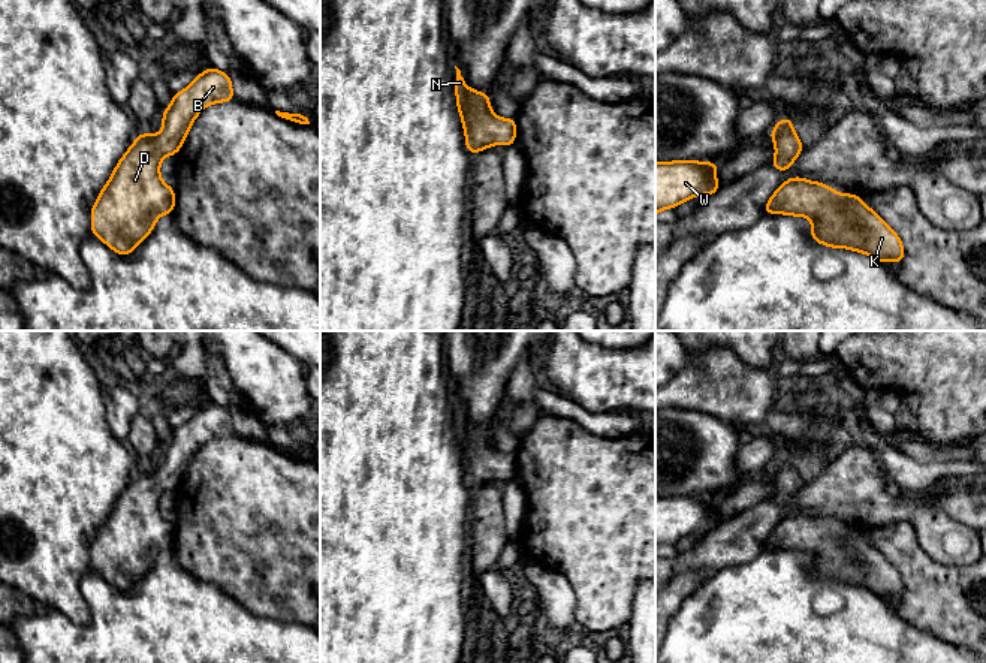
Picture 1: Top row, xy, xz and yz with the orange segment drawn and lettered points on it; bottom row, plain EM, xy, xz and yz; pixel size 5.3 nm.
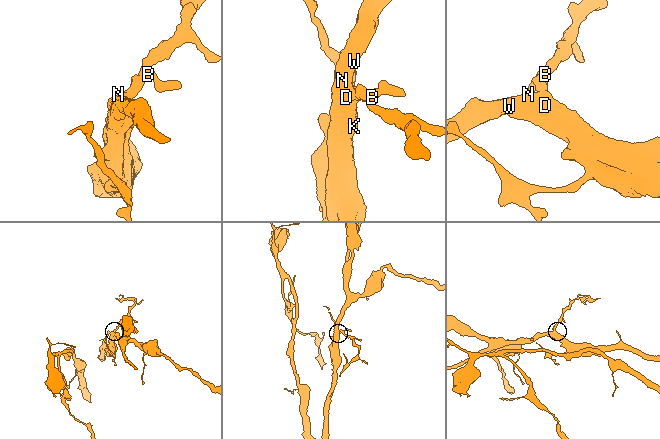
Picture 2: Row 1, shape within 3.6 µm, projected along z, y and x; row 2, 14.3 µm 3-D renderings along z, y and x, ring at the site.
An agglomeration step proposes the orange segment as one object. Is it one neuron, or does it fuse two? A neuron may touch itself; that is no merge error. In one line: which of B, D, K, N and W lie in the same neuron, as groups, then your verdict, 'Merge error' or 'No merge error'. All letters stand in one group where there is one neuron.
Groups: B D K N W. No merge error

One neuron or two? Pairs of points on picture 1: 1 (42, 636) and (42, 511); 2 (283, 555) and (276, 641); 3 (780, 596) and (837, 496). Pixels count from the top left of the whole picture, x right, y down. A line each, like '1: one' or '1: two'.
1: two
2: two
3: two

